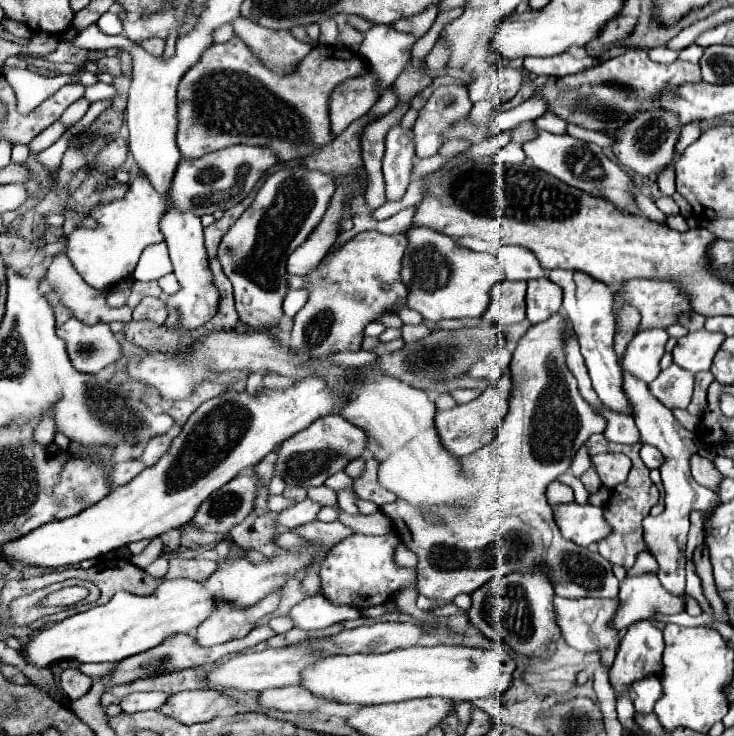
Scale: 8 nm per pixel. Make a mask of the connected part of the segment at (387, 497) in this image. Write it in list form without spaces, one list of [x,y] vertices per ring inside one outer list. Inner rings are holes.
[[[369,459],[367,465],[365,465],[365,473],[361,475],[361,479],[355,479],[355,493],[361,497],[361,499],[367,499],[367,501],[373,501],[377,503],[379,507],[385,505],[385,503],[393,503],[397,499],[395,493],[387,491],[381,483],[379,483],[379,461],[377,459]]]

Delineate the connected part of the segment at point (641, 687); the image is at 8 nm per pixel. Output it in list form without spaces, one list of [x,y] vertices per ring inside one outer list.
[[[645,679],[645,681],[639,681],[635,687],[633,687],[633,703],[635,703],[635,709],[641,711],[641,713],[649,713],[653,709],[653,705],[657,703],[657,699],[663,695],[661,691],[661,681],[659,679]]]

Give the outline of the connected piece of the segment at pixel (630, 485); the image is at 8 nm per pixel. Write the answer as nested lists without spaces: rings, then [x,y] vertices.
[[[593,435],[589,437],[587,441],[587,447],[591,449],[591,453],[607,453],[607,451],[621,451],[625,453],[631,461],[633,461],[633,467],[629,471],[629,477],[625,483],[617,485],[613,489],[613,495],[609,499],[609,503],[605,505],[603,513],[605,513],[605,519],[609,521],[609,525],[613,527],[613,533],[605,539],[605,541],[599,541],[597,547],[599,547],[599,553],[601,557],[605,557],[609,563],[613,565],[621,565],[625,569],[631,569],[633,563],[637,561],[637,555],[641,551],[649,551],[647,543],[645,543],[645,537],[643,537],[643,519],[649,515],[651,507],[659,503],[659,489],[655,487],[655,483],[649,479],[649,469],[645,467],[645,463],[641,461],[641,443],[635,443],[635,445],[619,445],[619,443],[609,443],[603,435]]]

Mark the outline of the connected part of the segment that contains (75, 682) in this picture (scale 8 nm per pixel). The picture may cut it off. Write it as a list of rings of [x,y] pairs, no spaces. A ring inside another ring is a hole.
[[[71,667],[71,669],[63,669],[61,673],[61,689],[65,691],[65,695],[73,701],[73,699],[79,699],[83,697],[89,687],[91,687],[93,679],[89,675],[83,675],[79,669]]]

